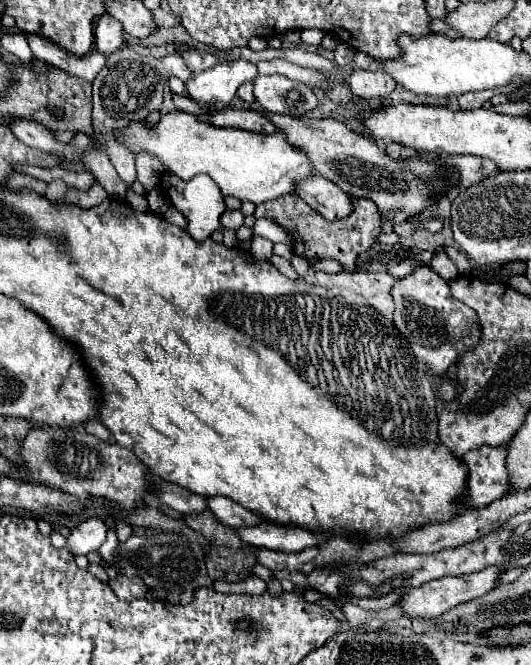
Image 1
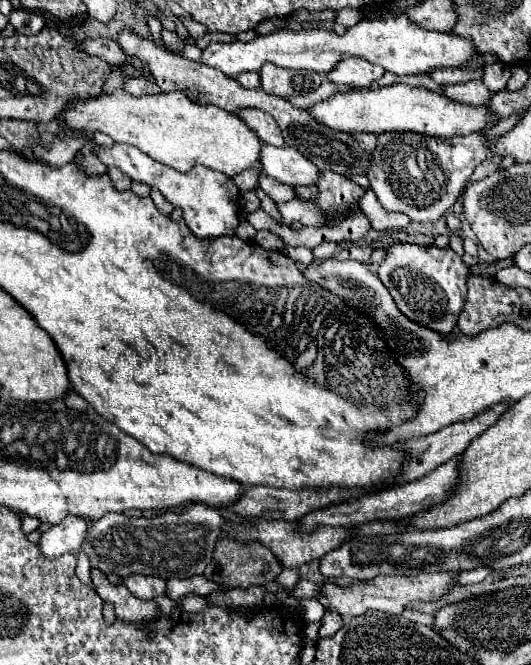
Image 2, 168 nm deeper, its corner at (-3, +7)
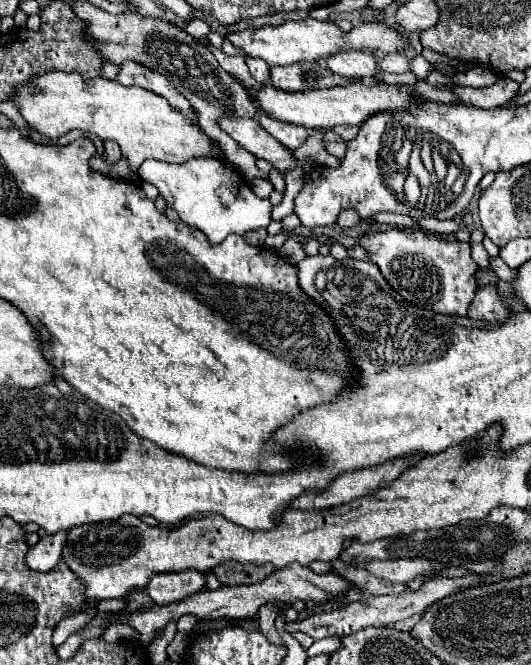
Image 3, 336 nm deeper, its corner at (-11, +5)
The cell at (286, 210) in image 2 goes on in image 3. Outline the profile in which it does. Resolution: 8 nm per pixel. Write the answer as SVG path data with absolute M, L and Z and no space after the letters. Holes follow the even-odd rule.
M194 157L184 165L146 159L138 173L142 181L156 185L160 195L166 199L168 207L176 209L184 223L200 229L212 245L224 241L230 233L244 235L246 231L268 227L272 221L270 201L256 197L242 179L242 175L234 171L224 159Z

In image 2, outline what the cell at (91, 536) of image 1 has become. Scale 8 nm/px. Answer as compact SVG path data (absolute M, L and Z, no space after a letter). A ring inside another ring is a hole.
M76 515L66 517L62 523L54 525L42 535L40 551L50 559L60 557L64 553L76 553L80 549L80 543L84 543L84 539L88 537L90 525L90 521L76 519Z

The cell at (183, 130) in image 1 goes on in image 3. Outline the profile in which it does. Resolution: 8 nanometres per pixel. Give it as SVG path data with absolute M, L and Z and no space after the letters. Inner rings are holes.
M36 73L26 85L14 89L12 101L24 121L48 139L58 139L68 131L78 129L94 133L102 141L116 141L132 173L136 173L148 157L168 163L184 163L192 157L222 157L214 143L208 141L210 137L184 119L182 113L172 109L164 97L140 87L124 87L114 79L96 77L84 81L78 73Z

